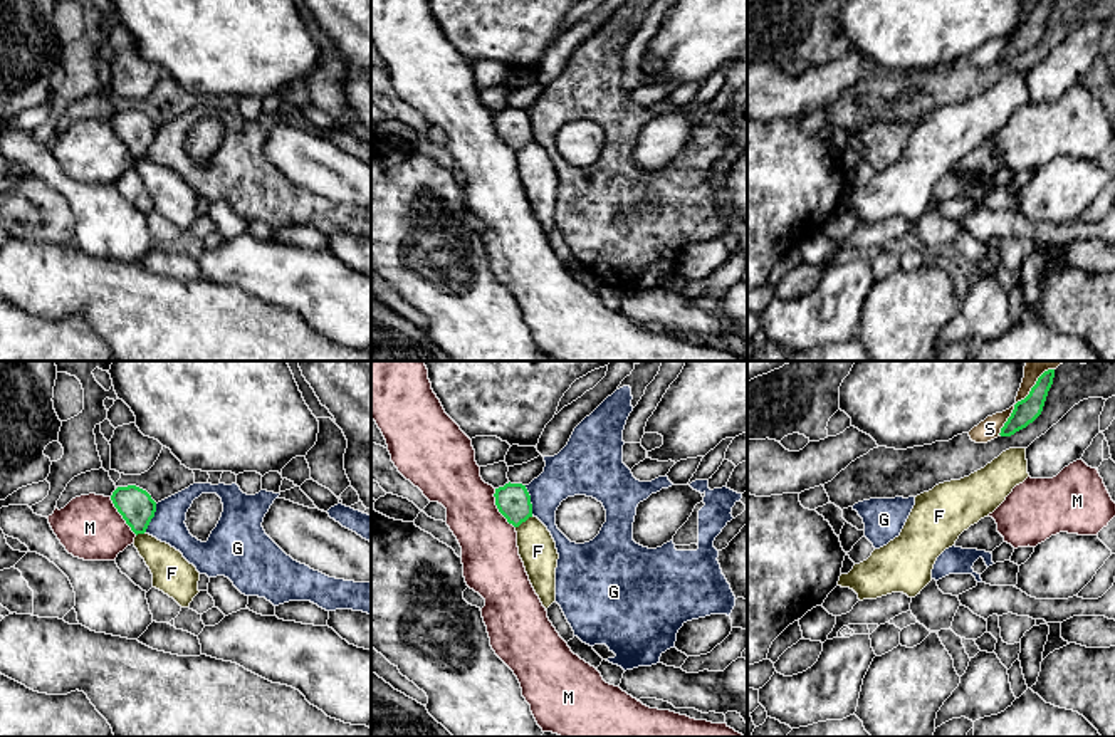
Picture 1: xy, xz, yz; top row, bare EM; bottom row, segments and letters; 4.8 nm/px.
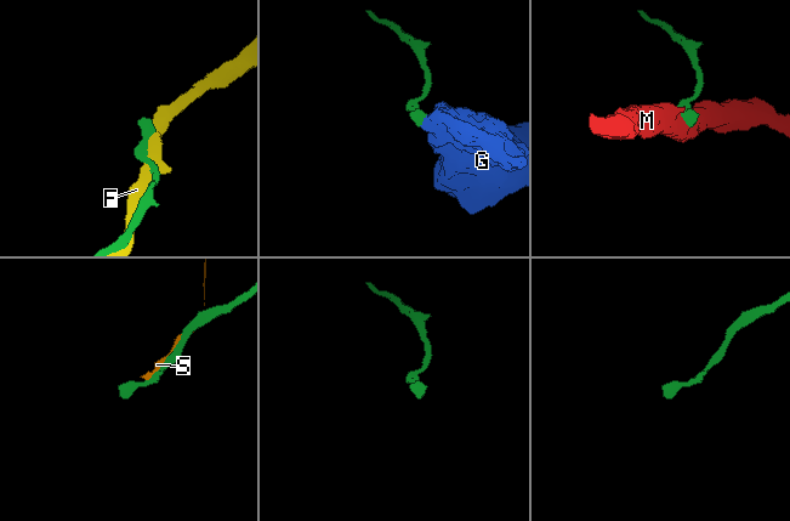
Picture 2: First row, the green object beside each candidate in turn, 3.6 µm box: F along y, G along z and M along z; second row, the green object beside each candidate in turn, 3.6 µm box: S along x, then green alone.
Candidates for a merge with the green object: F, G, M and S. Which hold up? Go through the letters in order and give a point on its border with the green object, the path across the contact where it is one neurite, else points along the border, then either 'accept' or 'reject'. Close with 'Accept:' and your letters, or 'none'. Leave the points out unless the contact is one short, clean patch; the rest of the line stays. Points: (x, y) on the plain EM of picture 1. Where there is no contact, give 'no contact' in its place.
F: xz (524, 145) | reject
G: xz (529, 125) | along xz (524, 109), (533, 138) | reject
M: xz (497, 131) | reject
S: yz (1015, 29) | reject
Accept: none

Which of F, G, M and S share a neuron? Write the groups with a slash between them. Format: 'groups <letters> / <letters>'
groups F / G / M / S

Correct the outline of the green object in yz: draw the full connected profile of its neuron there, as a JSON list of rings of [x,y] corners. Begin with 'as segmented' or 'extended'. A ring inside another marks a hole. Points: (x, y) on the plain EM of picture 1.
as segmented; [[[1039,0],[1029,18],[1014,29],[1014,34],[1004,50],[1001,60],[1011,60],[1033,47],[1043,35],[1048,15],[1055,0]]]

